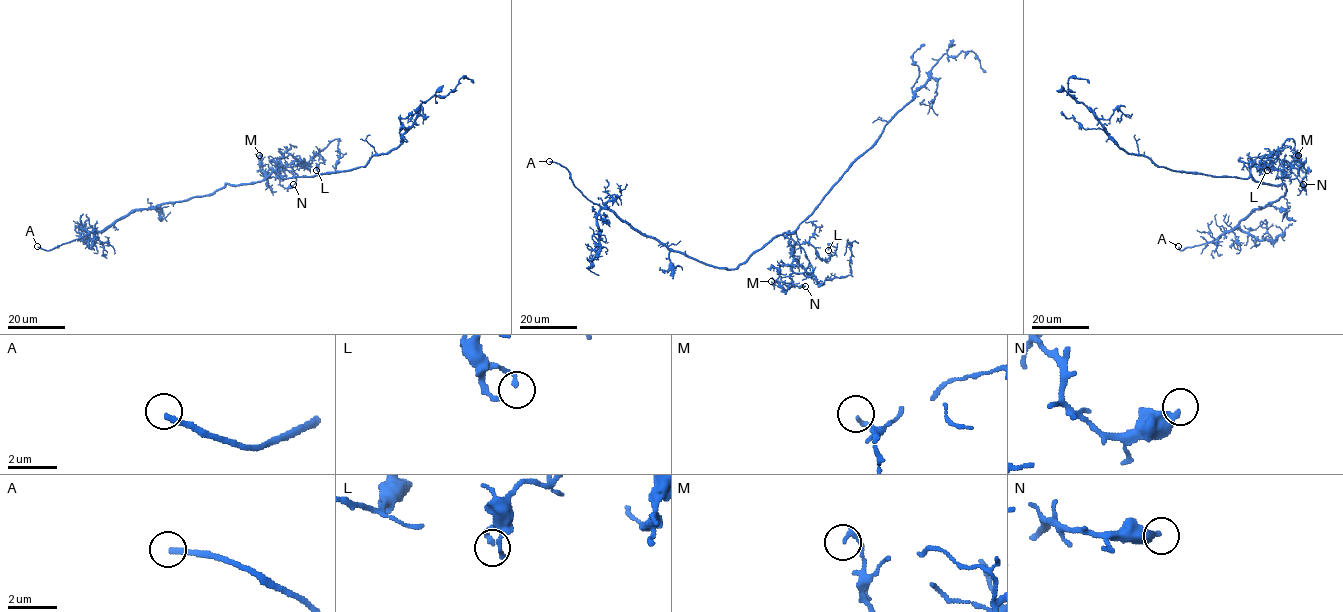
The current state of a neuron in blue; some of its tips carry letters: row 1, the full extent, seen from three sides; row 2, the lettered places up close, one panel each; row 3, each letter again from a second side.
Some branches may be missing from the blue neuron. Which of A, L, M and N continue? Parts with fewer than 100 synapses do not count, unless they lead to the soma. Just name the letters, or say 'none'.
A

